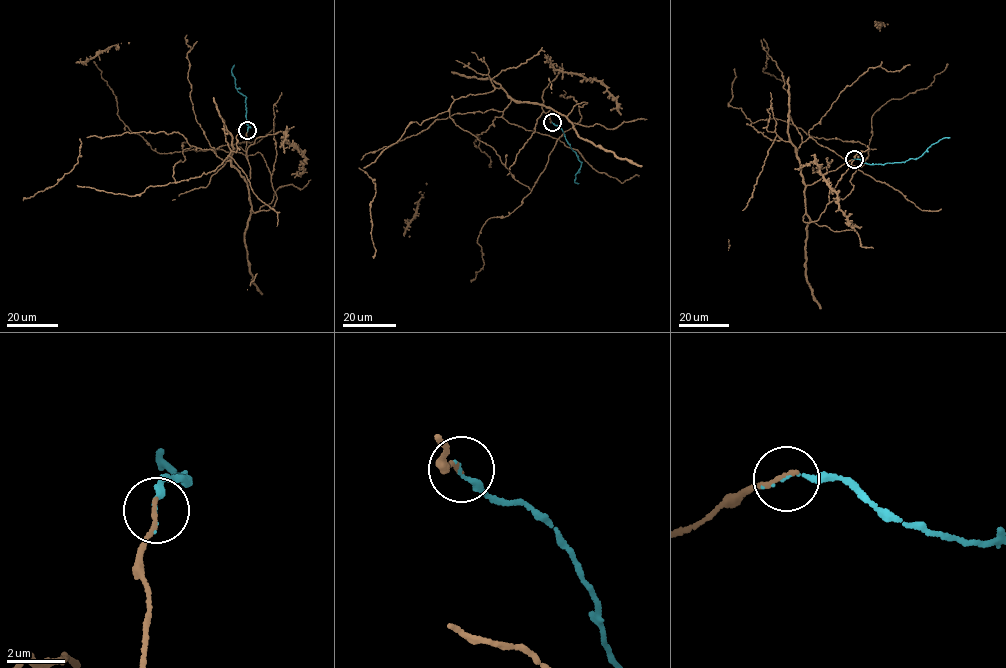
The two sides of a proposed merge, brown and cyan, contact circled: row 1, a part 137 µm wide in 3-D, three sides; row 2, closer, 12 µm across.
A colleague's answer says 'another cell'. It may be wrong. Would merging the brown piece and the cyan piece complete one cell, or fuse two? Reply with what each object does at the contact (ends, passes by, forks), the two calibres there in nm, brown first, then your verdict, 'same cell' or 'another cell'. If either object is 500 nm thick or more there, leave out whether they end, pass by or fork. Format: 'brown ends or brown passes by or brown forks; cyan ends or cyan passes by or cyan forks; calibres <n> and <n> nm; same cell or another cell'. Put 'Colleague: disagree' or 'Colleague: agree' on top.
Colleague: disagree
brown ends; cyan ends; calibres 180 and 90 nm; same cell

